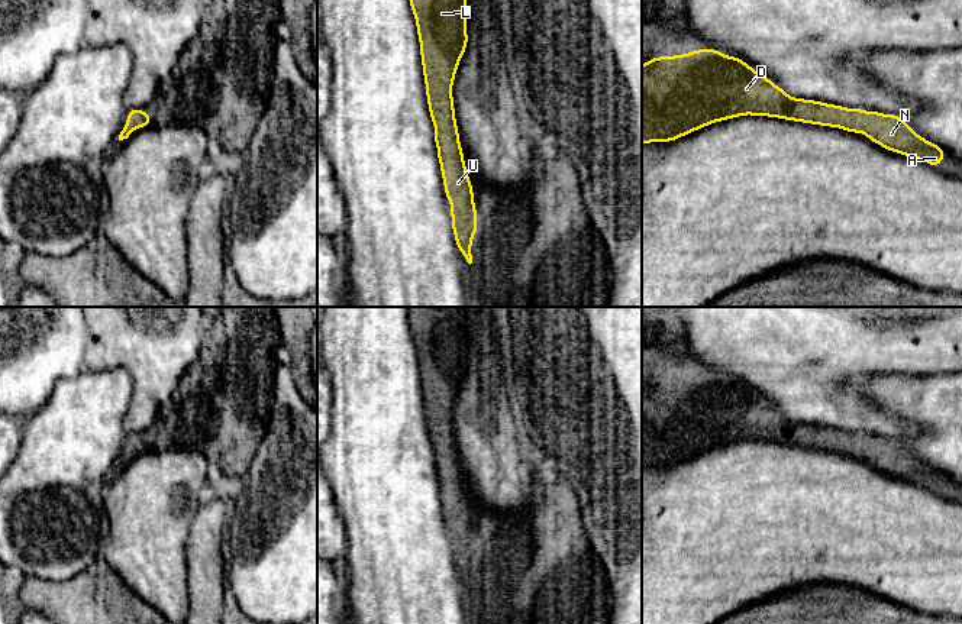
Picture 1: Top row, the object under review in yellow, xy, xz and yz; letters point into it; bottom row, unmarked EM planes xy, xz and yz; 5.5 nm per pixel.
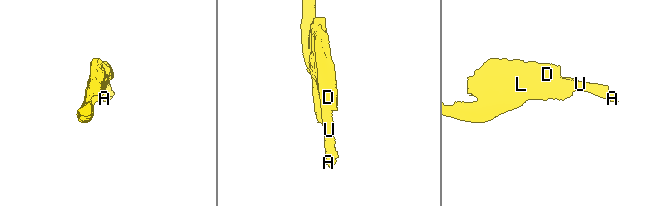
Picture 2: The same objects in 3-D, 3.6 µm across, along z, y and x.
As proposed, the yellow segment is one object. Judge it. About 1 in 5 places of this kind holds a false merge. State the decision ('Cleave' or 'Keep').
Keep

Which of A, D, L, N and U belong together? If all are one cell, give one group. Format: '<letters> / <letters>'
A D L N U

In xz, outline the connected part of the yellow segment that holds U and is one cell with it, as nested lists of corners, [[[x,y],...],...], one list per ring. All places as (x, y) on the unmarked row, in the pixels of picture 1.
[[[409,307],[409,326],[416,343],[429,437],[443,511],[452,528],[455,568],[472,588],[471,570],[477,559],[477,531],[467,498],[455,443],[452,408],[467,374],[465,307]]]

